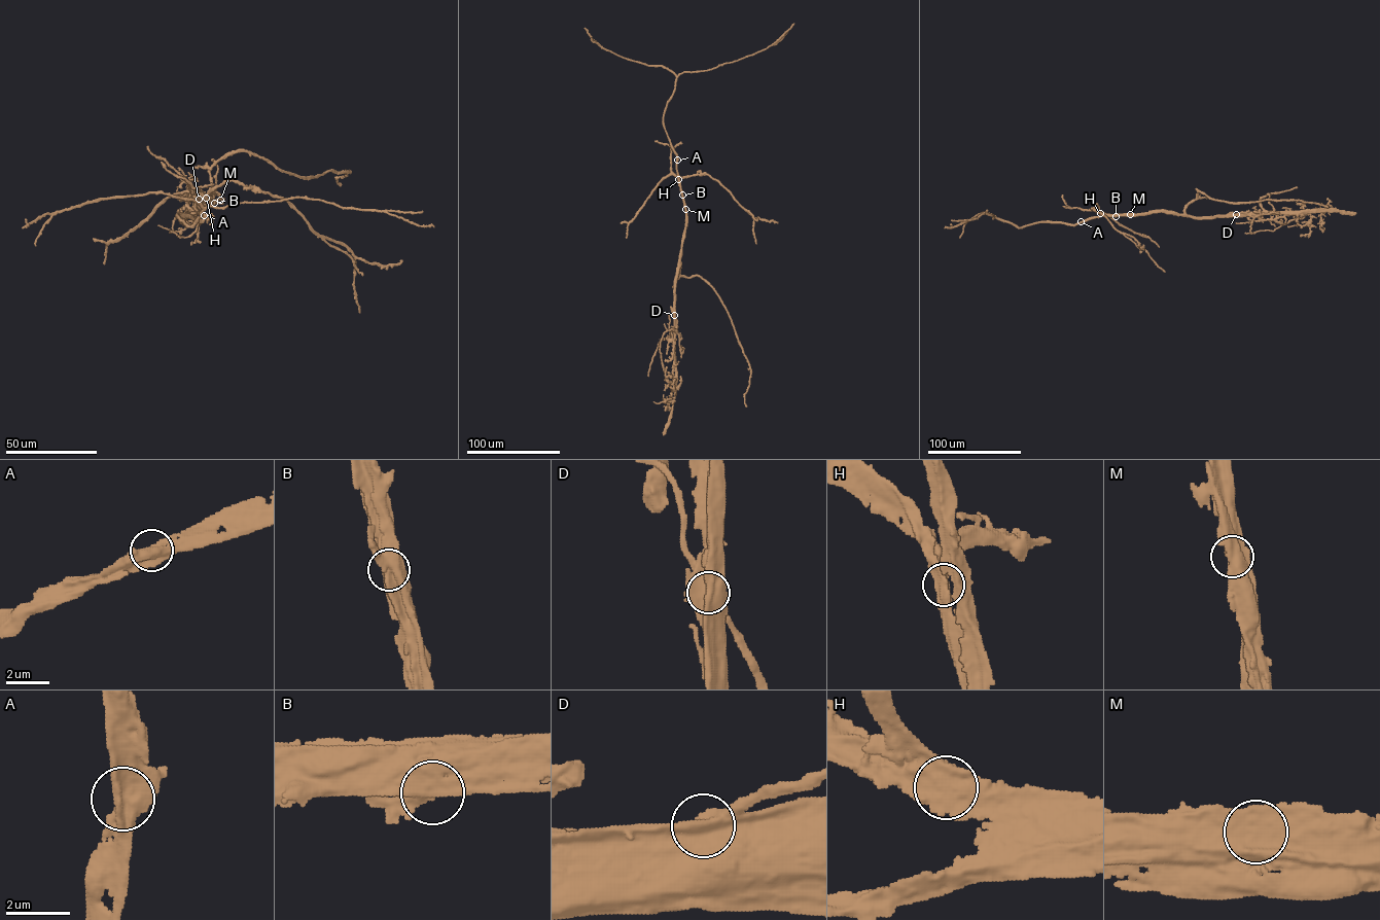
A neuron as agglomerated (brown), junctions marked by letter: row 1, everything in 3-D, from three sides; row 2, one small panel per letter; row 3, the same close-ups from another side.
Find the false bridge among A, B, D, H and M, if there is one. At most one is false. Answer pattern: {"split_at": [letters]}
{"split_at": ["D"]}

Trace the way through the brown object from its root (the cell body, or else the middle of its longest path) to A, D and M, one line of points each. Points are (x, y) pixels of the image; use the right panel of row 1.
A: (1116, 215), (1081, 221)
D: (1116, 215), (1159, 211), (1194, 217), (1236, 214)
M: (1116, 215), (1130, 214)

